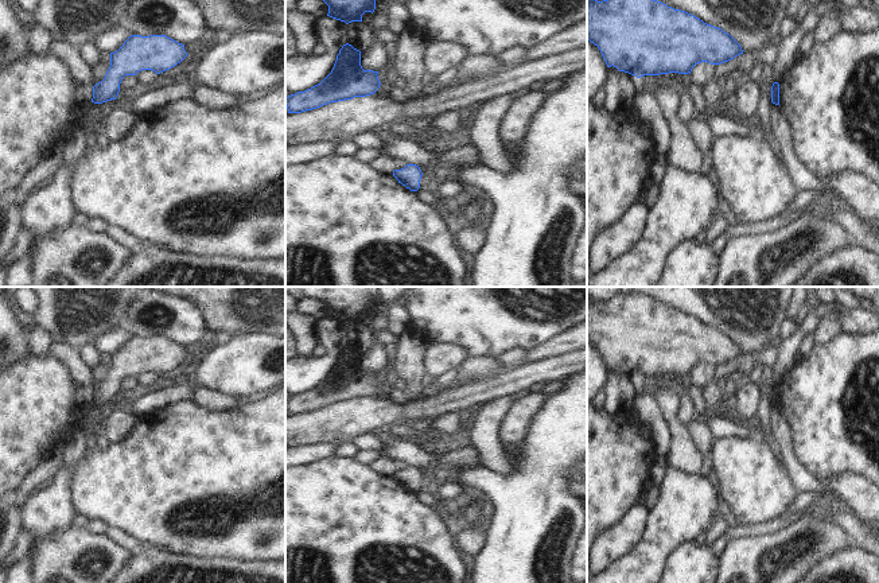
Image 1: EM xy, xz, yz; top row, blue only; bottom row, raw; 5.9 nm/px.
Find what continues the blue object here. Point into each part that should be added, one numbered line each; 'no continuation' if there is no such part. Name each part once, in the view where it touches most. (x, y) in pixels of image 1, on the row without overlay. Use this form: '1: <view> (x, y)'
no continuation

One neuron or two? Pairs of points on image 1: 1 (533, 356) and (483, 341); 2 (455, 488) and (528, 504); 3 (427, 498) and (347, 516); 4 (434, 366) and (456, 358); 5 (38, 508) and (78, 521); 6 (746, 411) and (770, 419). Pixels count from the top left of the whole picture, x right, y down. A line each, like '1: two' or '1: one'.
1: two
2: two
3: two
4: one
5: two
6: two

